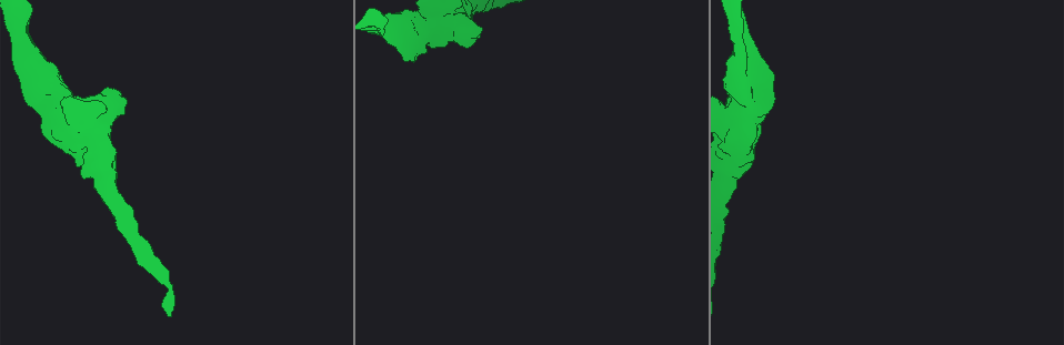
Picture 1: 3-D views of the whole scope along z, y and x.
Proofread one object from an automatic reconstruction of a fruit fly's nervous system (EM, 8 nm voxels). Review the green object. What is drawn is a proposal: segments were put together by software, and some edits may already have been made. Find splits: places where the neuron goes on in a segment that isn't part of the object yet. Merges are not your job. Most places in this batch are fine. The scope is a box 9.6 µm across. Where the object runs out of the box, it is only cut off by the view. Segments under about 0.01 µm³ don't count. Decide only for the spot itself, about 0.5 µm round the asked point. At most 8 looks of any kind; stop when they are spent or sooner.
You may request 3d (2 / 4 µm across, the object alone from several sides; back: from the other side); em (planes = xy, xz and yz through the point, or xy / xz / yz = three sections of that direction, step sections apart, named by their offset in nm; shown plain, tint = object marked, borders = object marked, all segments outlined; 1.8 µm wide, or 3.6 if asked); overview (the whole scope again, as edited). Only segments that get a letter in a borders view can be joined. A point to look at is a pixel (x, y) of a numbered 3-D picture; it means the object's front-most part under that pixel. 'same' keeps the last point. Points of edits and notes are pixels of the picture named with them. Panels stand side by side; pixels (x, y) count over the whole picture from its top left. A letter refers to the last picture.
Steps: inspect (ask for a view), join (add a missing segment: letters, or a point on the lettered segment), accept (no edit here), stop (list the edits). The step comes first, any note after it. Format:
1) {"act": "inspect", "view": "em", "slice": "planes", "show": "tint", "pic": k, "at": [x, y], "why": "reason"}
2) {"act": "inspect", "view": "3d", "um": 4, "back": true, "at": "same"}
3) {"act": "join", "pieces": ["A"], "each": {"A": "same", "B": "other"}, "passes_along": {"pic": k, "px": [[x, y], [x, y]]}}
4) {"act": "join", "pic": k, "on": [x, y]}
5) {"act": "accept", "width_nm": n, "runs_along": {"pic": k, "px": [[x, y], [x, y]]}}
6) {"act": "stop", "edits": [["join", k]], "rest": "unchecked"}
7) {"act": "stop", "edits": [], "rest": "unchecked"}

{"act": "inspect", "view": "em", "um": 3.6, "slice": "planes", "show": "borders", "pic": 1, "at": [405, 41], "why": "closes a loop"}

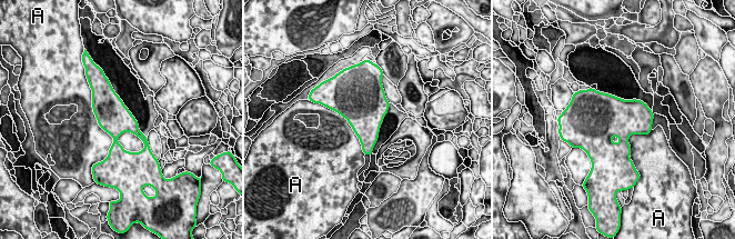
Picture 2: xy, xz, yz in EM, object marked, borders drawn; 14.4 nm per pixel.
{"act": "accept", "width_nm": 480, "each": {"A": "other"}, "found": "none of them fits"}

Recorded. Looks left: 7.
{"act": "inspect", "view": "em", "um": 3.6, "slice": "xz", "step": 8, "show": "tint", "pic": 1, "at": [479, 29], "why": "branch stops here"}

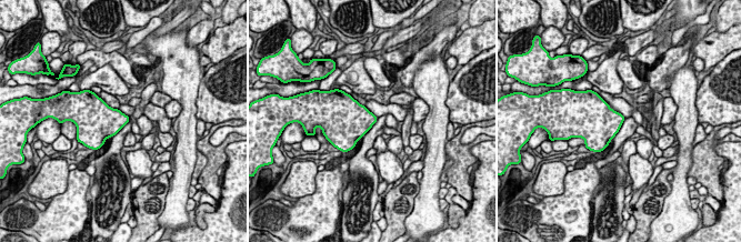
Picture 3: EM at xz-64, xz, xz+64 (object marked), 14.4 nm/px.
{"act": "inspect", "view": "em", "um": 3.6, "slice": "planes", "show": "borders", "at": "same", "why": "another direction"}

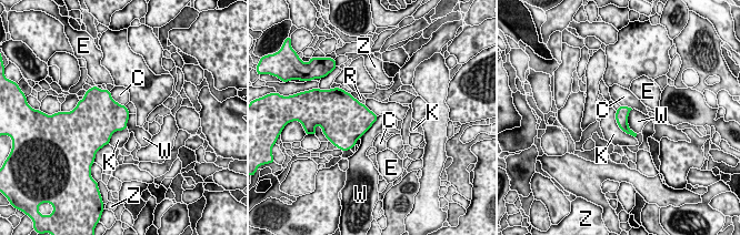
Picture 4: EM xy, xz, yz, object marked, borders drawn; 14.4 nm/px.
{"act": "accept", "each": {"C": "other", "E": "other", "K": "other", "R": "other", "W": "other", "Z": "other"}, "border": {"pic": 4, "px": [[631, 109], [628, 126], [637, 133]]}, "found": "none of them fits"}

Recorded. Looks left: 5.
{"act": "stop", "edits": [], "rest": "unchecked"}

